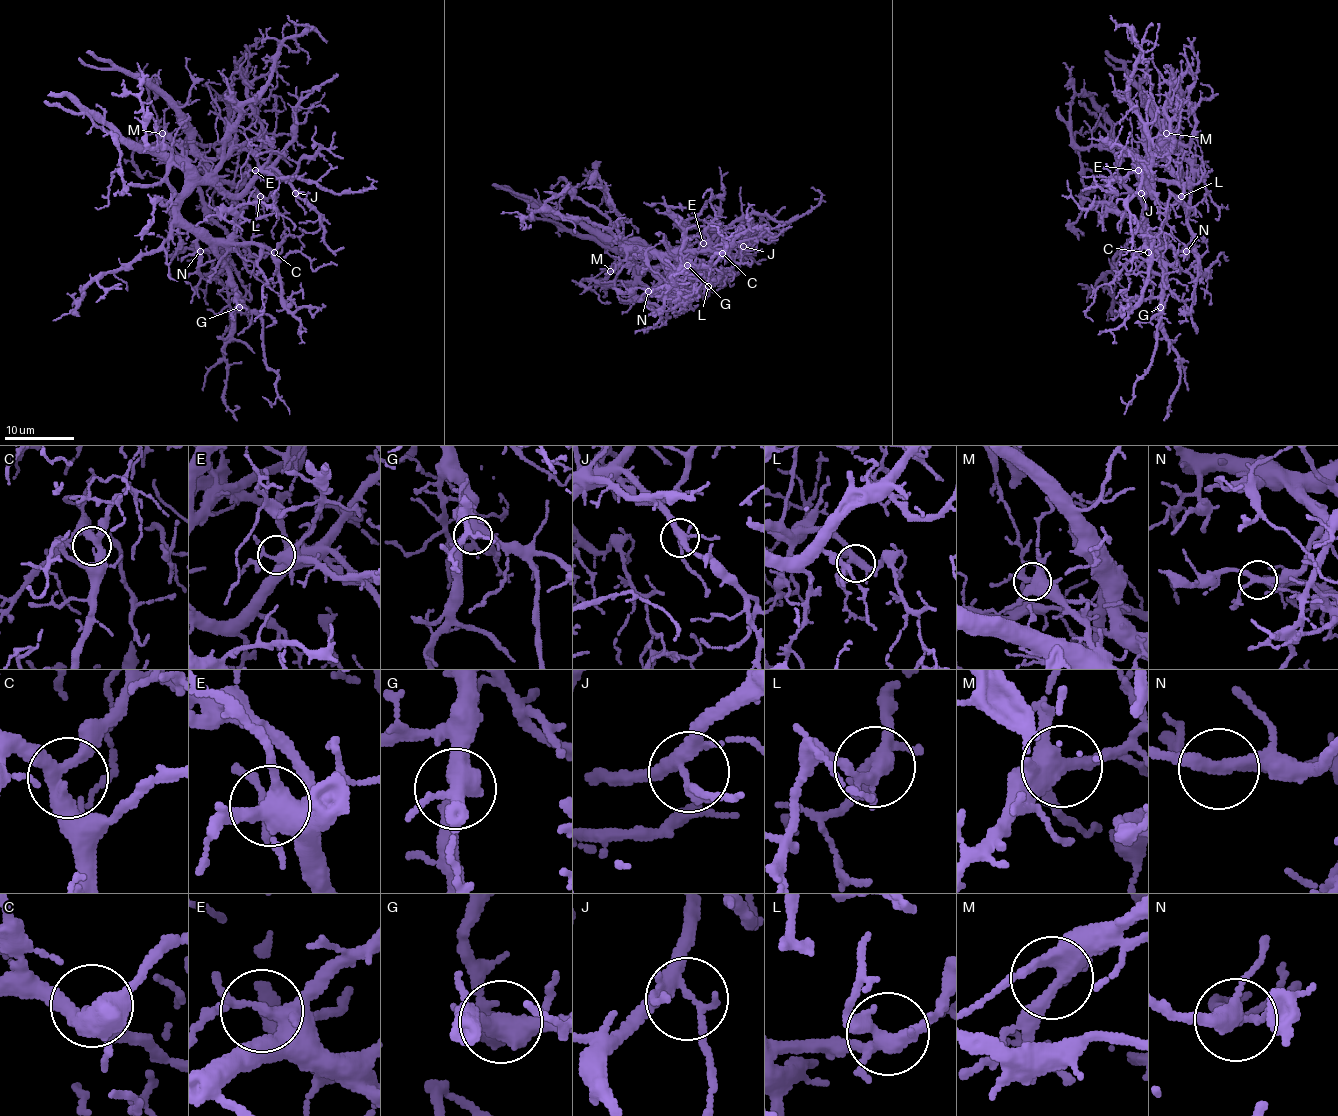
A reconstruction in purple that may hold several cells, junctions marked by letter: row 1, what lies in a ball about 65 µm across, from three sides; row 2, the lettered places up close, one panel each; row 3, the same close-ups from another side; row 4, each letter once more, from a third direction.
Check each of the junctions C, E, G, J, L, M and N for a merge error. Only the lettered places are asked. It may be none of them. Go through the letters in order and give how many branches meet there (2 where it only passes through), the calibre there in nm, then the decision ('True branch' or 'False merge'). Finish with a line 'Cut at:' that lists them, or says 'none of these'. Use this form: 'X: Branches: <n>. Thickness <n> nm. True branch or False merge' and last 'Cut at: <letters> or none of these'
C: Branches: 3. Thickness 300 nm. True branch
E: Branches: 4. Thickness 280 nm. True branch
G: Branches: 4. Thickness 440 nm. True branch
J: Branches: 4. Thickness 240 nm. True branch
L: Branches: 4. Thickness 320 nm. True branch
M: Branches: 4. Thickness 440 nm. True branch
N: Branches: 4. Thickness 240 nm. False merge
Cut at: N

